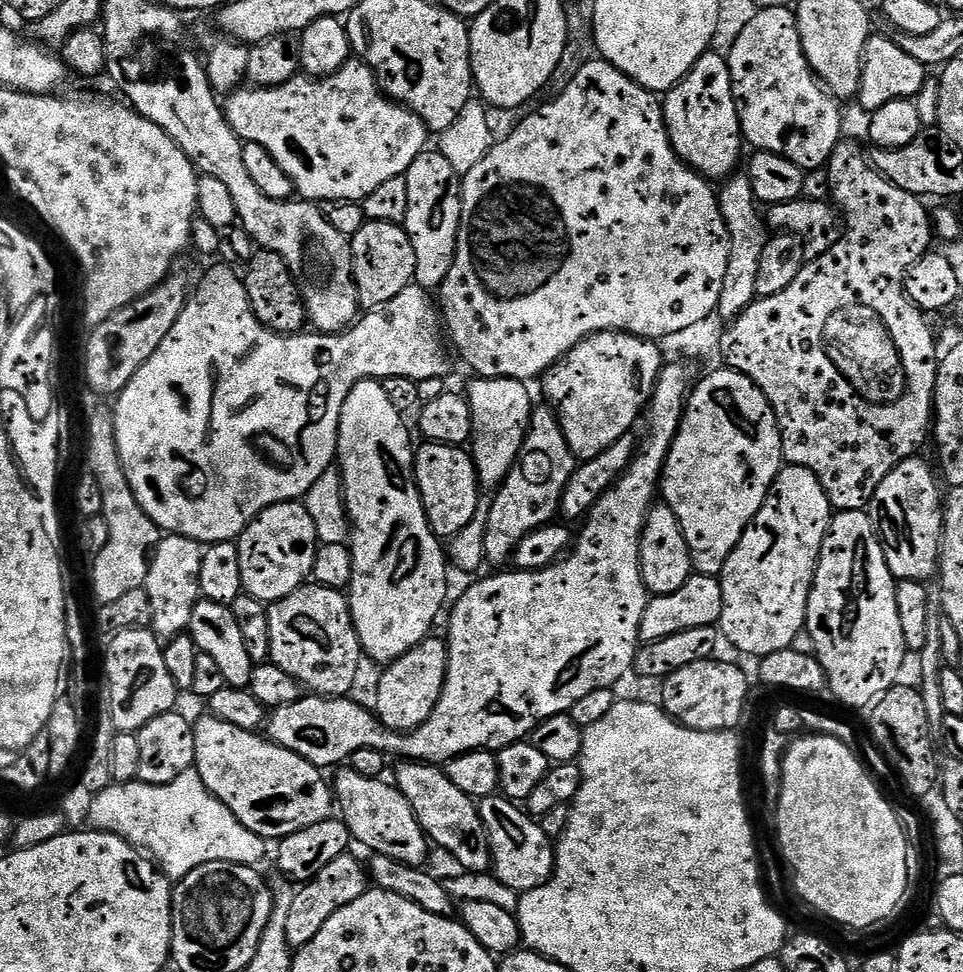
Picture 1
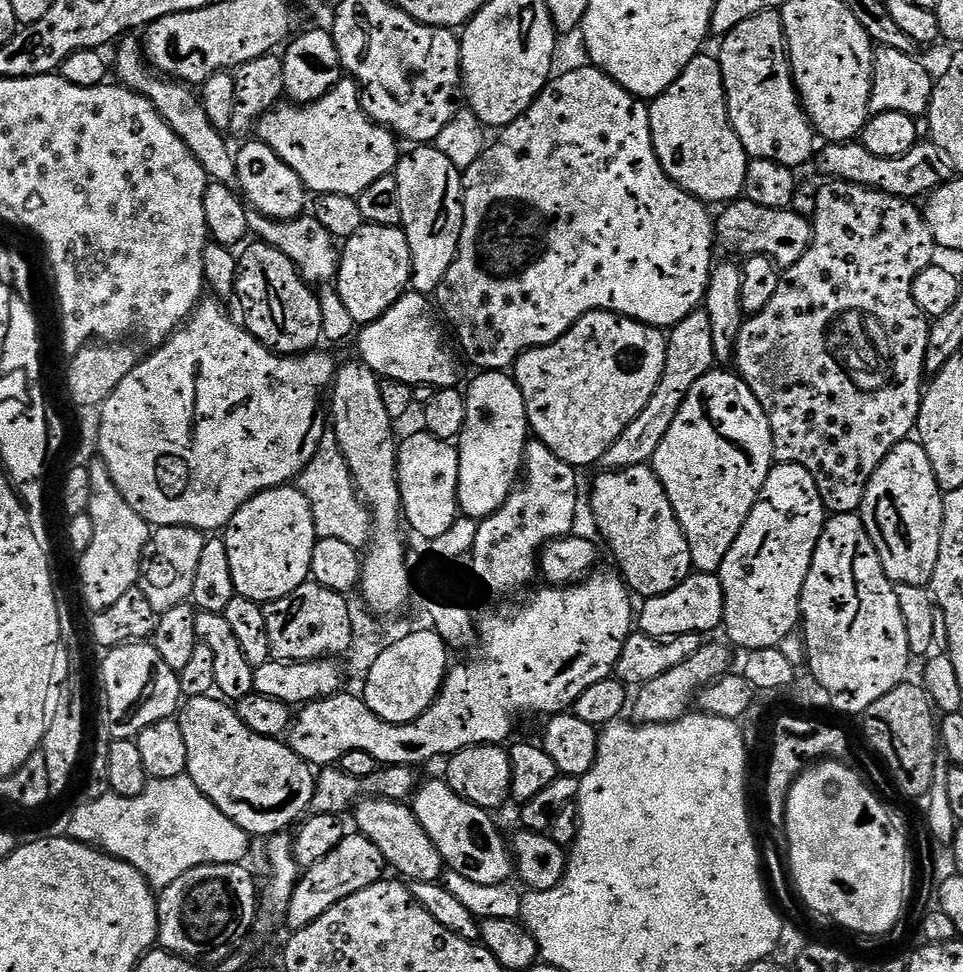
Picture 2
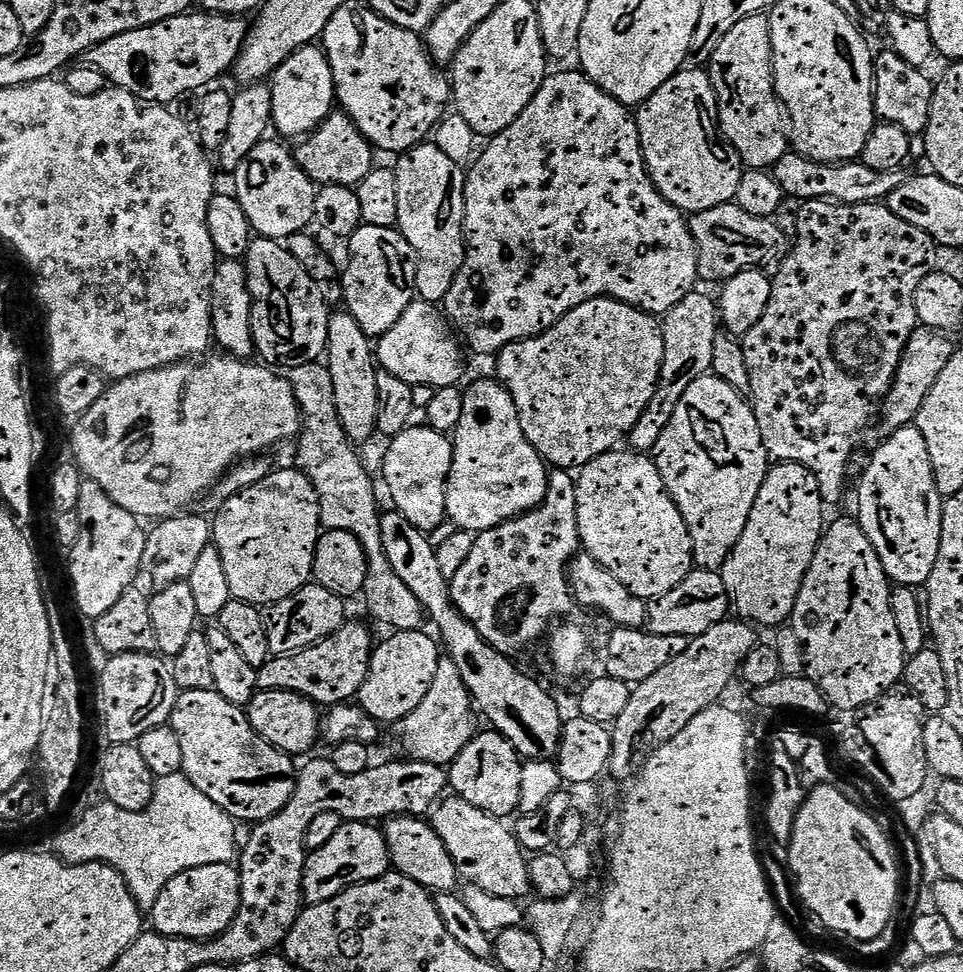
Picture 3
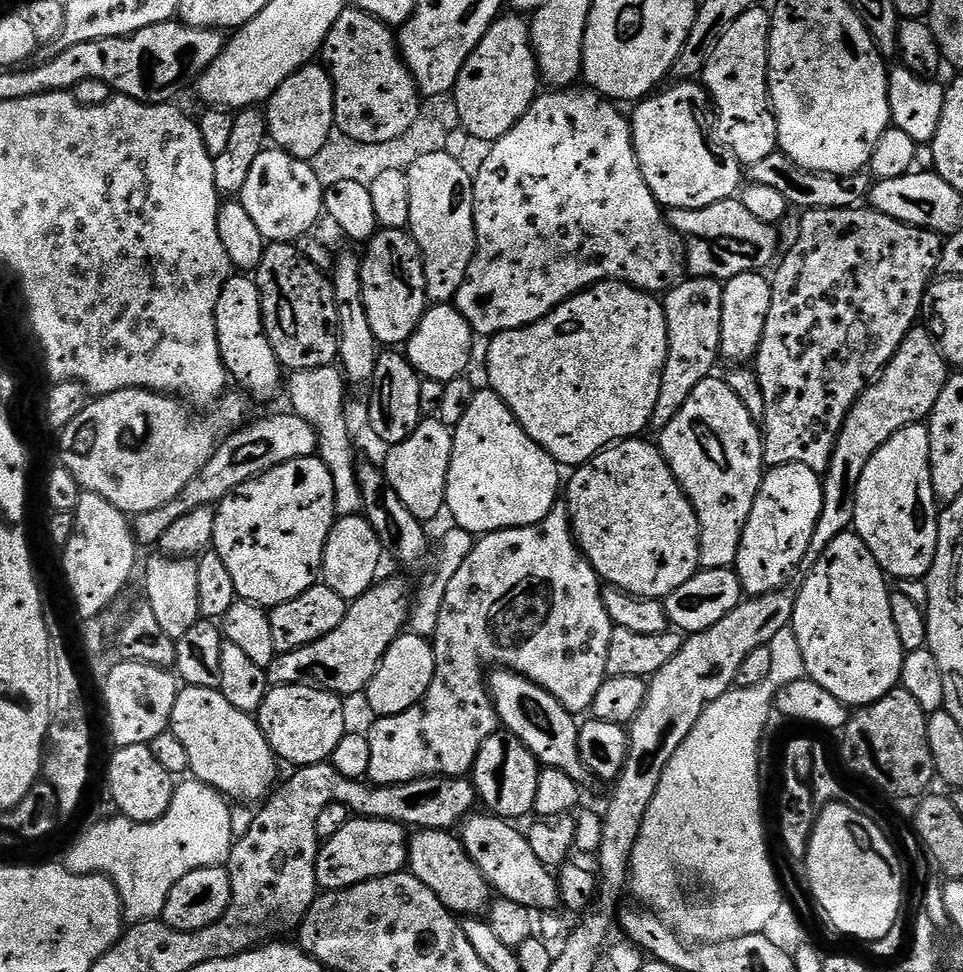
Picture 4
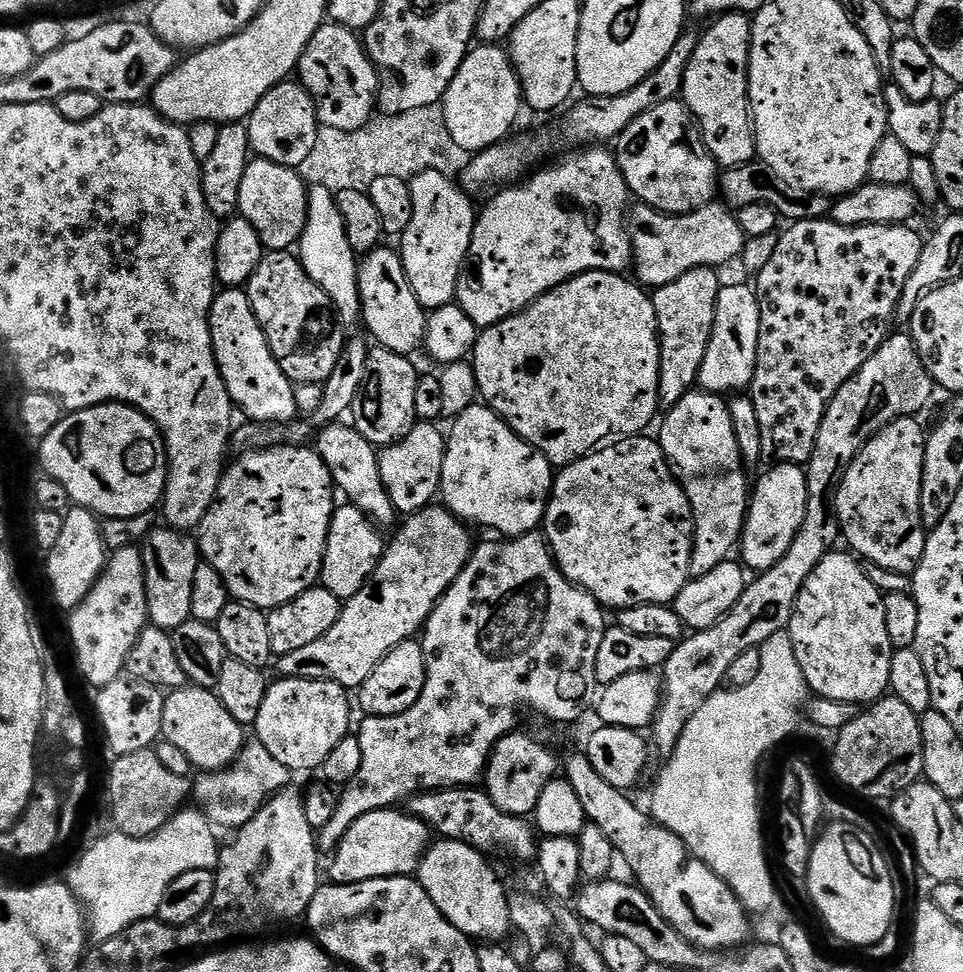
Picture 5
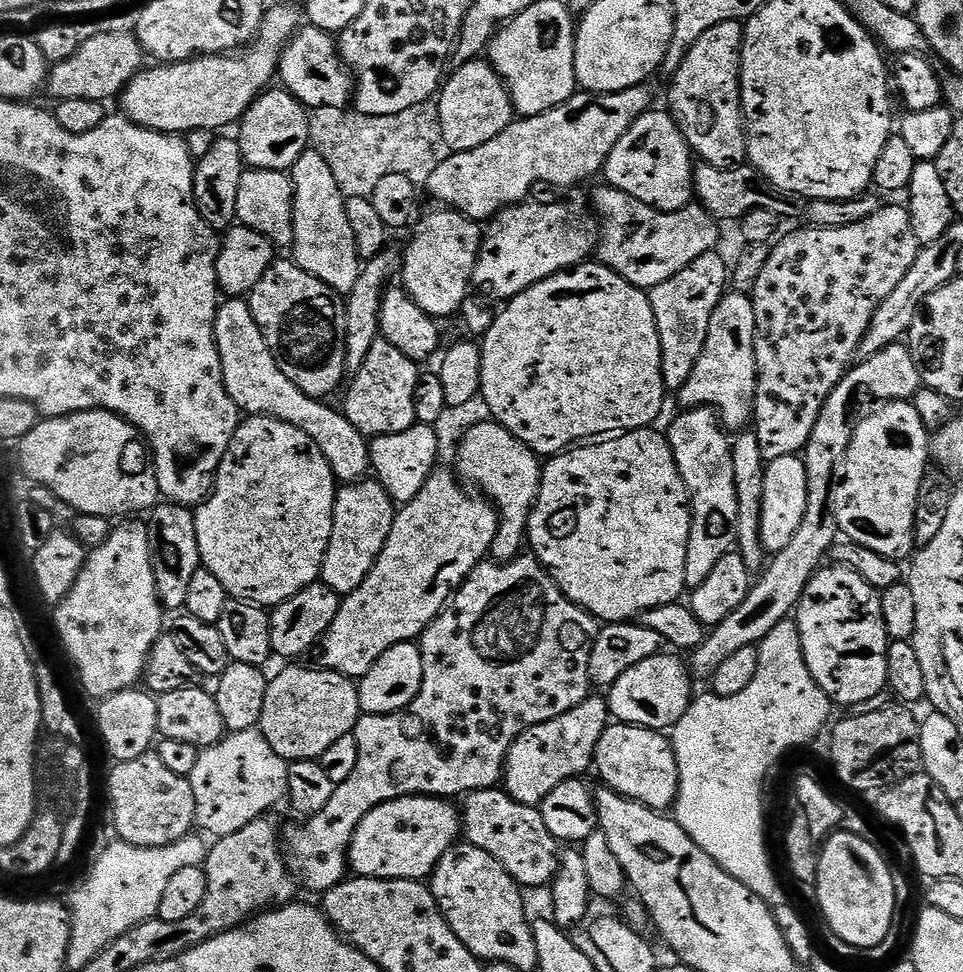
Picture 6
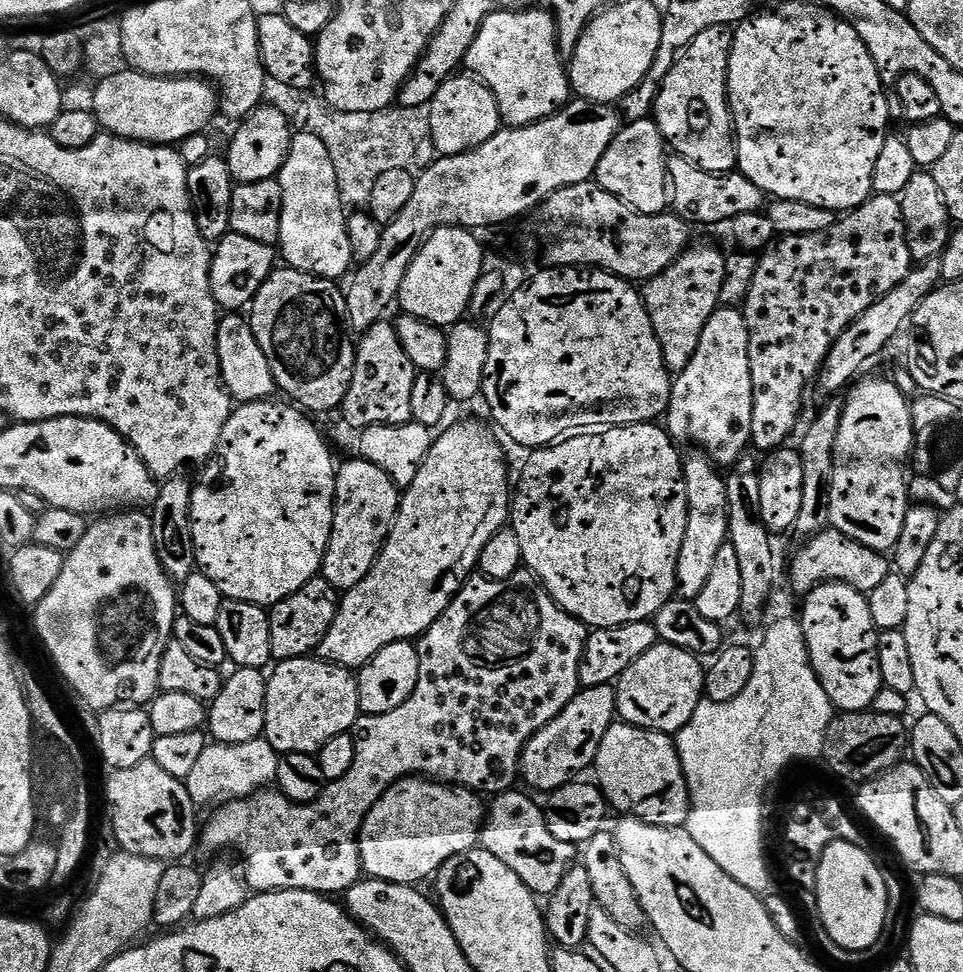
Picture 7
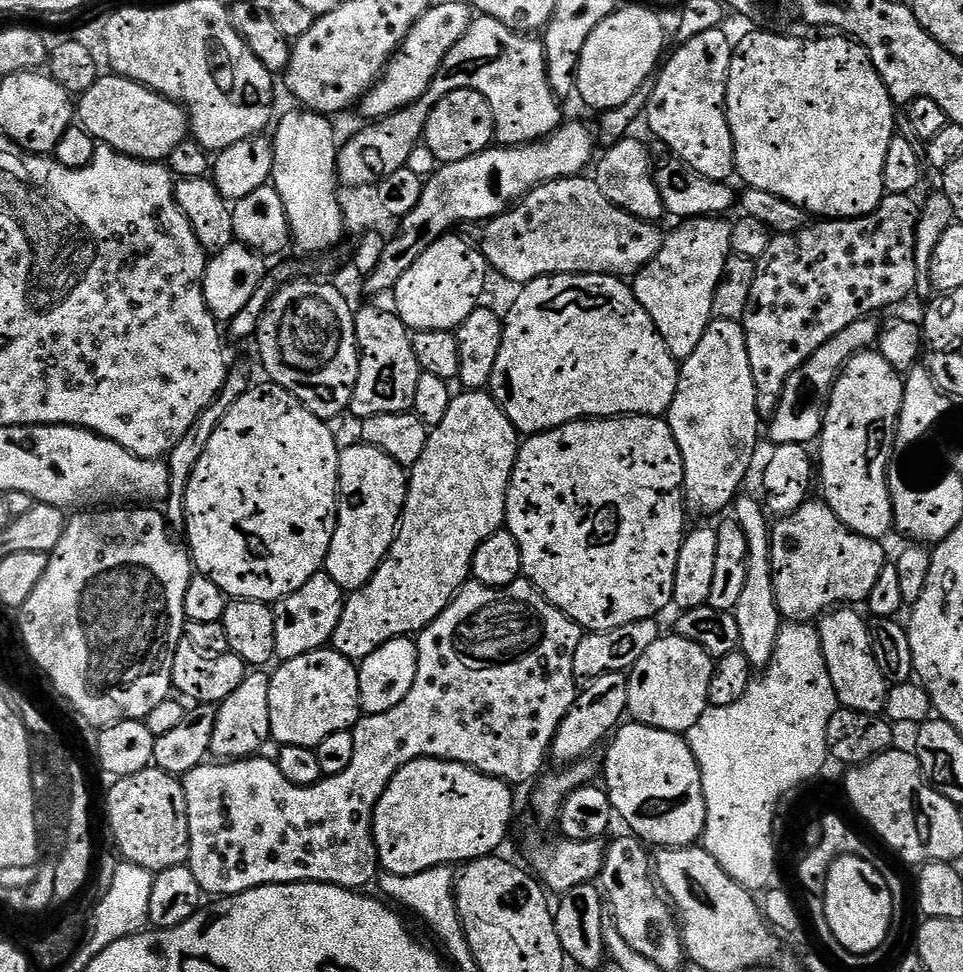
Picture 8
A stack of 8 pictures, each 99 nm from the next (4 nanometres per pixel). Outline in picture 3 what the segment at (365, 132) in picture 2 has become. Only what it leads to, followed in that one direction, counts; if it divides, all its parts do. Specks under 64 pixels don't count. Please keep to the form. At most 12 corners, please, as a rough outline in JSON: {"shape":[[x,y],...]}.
{"shape":[[340,110],[295,149],[320,186],[358,185],[372,145]]}

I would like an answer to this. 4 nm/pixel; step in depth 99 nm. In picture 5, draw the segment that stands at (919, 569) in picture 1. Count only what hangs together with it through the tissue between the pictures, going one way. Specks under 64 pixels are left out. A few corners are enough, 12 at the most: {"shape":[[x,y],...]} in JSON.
{"shape":[[904,416],[846,470],[847,547],[915,572],[926,428]]}

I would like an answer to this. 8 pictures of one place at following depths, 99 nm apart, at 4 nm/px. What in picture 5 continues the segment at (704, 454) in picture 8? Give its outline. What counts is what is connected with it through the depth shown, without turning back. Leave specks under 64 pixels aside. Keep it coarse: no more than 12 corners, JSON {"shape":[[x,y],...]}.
{"shape":[[725,283],[699,387],[751,389],[760,298]]}

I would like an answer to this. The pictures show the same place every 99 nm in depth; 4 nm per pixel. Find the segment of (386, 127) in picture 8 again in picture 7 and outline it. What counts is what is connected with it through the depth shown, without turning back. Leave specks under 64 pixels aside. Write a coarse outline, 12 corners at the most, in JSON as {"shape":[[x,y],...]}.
{"shape":[[493,10],[462,64],[507,127],[569,103],[551,11]]}

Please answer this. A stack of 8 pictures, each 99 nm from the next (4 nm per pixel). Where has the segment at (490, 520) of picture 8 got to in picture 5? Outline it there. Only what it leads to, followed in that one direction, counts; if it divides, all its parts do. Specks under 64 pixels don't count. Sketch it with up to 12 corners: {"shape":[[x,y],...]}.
{"shape":[[447,507],[411,513],[338,622],[281,677],[359,689],[423,629],[474,551]]}

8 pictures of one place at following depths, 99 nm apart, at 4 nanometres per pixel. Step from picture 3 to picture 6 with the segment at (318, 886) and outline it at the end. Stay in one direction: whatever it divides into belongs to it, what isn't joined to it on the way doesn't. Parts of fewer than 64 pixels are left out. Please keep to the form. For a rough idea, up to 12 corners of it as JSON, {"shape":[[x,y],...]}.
{"shape":[[403,796],[370,810],[349,869],[423,881],[457,843],[447,799]]}

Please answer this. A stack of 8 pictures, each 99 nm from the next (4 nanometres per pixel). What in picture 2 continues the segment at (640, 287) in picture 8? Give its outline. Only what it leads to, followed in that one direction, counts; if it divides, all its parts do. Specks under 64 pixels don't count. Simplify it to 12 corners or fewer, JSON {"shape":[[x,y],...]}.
{"shape":[[710,318],[667,333],[659,386],[608,447],[610,472],[651,465],[686,394],[716,364]]}

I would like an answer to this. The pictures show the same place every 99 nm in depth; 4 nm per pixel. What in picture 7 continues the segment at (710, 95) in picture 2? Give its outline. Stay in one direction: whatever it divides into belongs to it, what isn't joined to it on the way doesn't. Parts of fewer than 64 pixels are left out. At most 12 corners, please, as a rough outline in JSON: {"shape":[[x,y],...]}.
{"shape":[[655,119],[625,123],[595,183],[644,216],[670,208]]}

